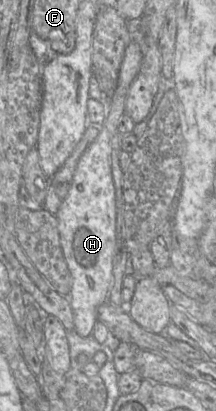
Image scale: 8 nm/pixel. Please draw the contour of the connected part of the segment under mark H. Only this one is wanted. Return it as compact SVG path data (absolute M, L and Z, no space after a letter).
M131 42L125 49L120 65L116 90L111 99L111 109L96 139L80 157L70 189L56 213L60 244L68 265L72 287L68 299L73 312L74 330L88 337L98 321L97 309L108 301L112 287L113 260L117 253L116 196L111 170L110 140L118 132L120 119L131 83L137 77L142 62L139 44Z

